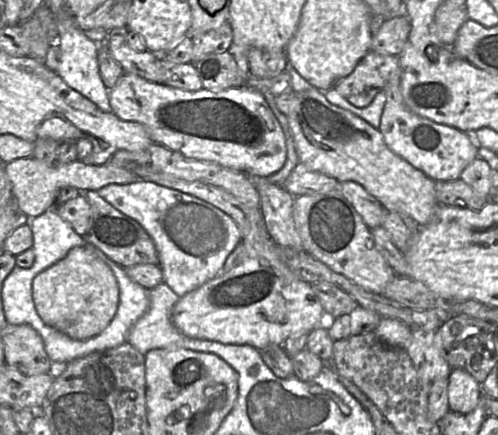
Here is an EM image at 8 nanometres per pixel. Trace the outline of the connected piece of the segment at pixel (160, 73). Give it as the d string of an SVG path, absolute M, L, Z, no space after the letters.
M107 40L104 44L121 65L124 73L138 75L150 82L165 84L166 73L162 66L161 54L150 51L139 52L126 44L111 46Z

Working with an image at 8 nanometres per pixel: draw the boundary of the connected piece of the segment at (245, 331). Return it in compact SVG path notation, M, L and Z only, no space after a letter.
M149 174L139 180L199 198L229 215L240 232L244 258L228 273L179 297L173 307L174 326L185 336L223 344L251 345L258 350L283 345L291 336L309 333L320 323L323 306L311 284L296 276L279 258L259 208L242 203L225 190L201 182L189 182L168 174Z

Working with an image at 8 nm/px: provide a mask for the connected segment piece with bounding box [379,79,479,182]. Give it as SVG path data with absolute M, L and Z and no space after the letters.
M400 79L390 80L384 91L386 103L379 131L388 148L434 181L459 180L463 170L479 157L478 148L467 133L420 117L410 111L400 91Z

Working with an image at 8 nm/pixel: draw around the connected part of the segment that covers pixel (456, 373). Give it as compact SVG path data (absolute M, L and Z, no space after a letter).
M461 368L451 370L448 377L448 401L450 411L467 414L479 403L482 385Z

